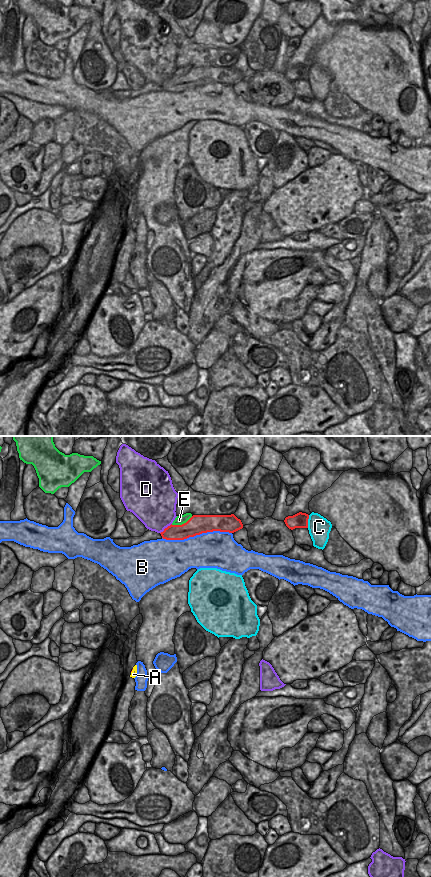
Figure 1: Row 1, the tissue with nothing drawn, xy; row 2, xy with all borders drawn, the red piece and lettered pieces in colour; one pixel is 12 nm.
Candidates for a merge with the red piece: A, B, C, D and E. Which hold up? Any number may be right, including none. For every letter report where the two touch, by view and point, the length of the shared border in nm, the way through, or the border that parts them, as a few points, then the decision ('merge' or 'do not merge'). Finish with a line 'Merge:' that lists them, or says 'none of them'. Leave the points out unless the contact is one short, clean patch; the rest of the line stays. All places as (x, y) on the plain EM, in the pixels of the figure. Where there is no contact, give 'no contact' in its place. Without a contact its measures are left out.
A: no contact; merge
B: contact xy (196, 86); length 850 nm; do not merge
C: contact xy (307, 73); length 160 nm; do not merge
D: contact xy (165, 80); length 190 nm; do not merge
E: contact xy (182, 76); length 280 nm; do not merge
Merge: A

